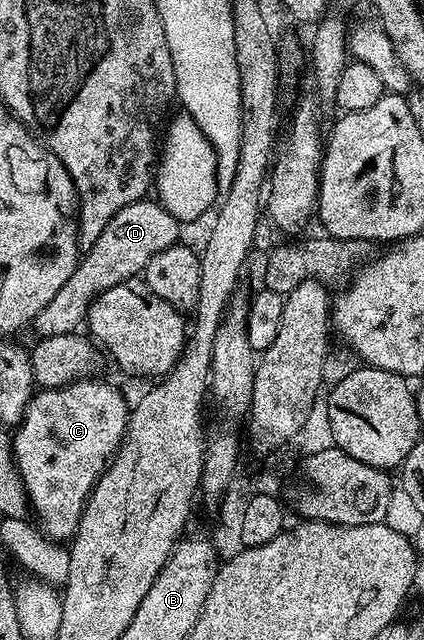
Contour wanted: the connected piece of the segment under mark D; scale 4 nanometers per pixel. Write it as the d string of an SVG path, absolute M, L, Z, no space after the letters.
M153 199L136 201L123 207L123 211L115 211L107 227L103 227L99 239L95 239L95 243L84 250L75 271L71 271L71 279L59 287L59 295L55 295L55 299L51 299L51 303L47 303L47 307L35 315L31 329L37 332L38 338L67 335L80 330L88 318L94 299L103 295L103 291L144 274L147 263L153 256L182 240L181 229L182 222L175 220Z

